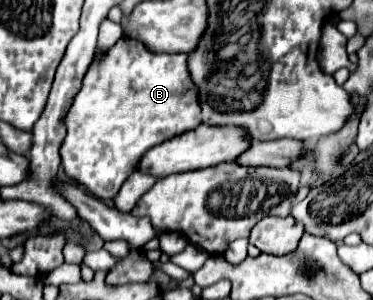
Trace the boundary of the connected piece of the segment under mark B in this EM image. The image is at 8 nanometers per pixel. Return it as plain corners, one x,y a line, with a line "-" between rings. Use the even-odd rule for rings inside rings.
122,37
98,63
92,63
84,75
82,89
74,97
74,103
66,115
68,133
60,147
66,175
74,181
80,181
80,185
100,199
114,199
122,183
134,171
138,171
138,163
148,149
180,133
196,129
202,123
202,107
198,91
194,91
194,83
190,81
186,59
188,55
152,53
142,41

